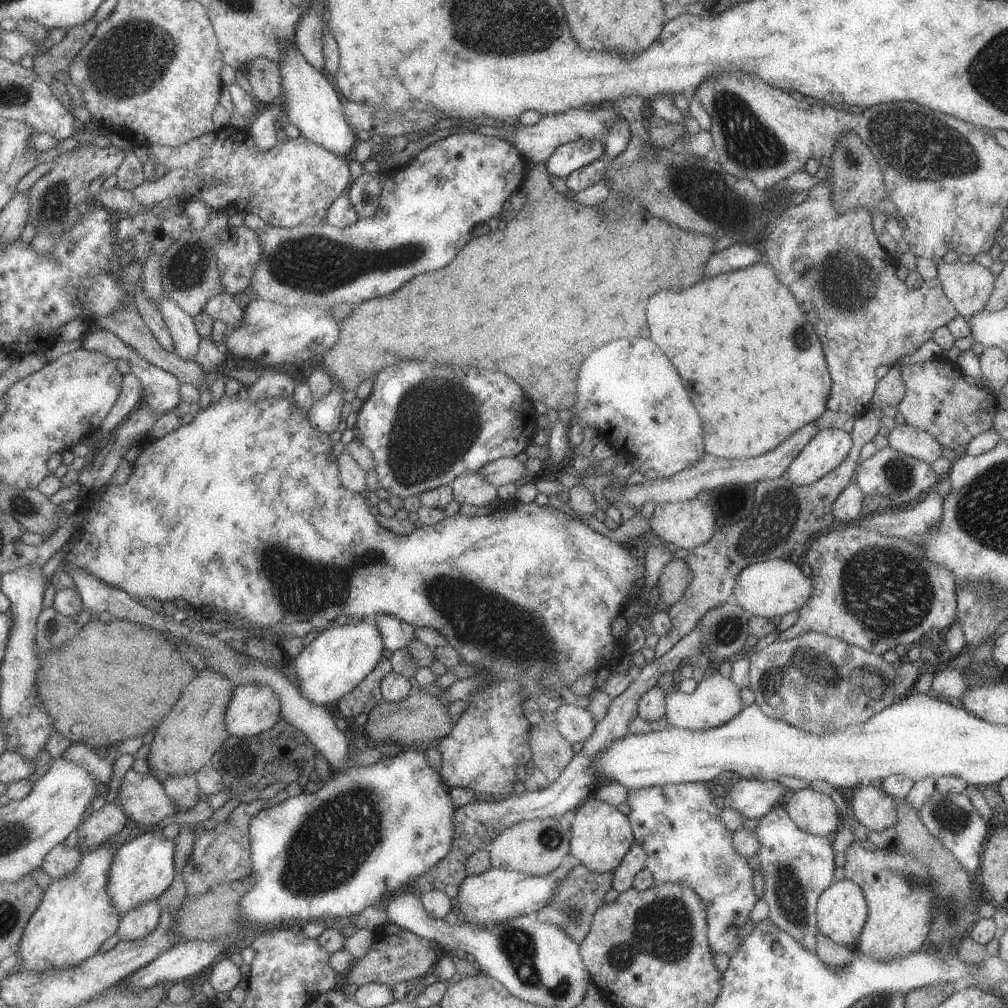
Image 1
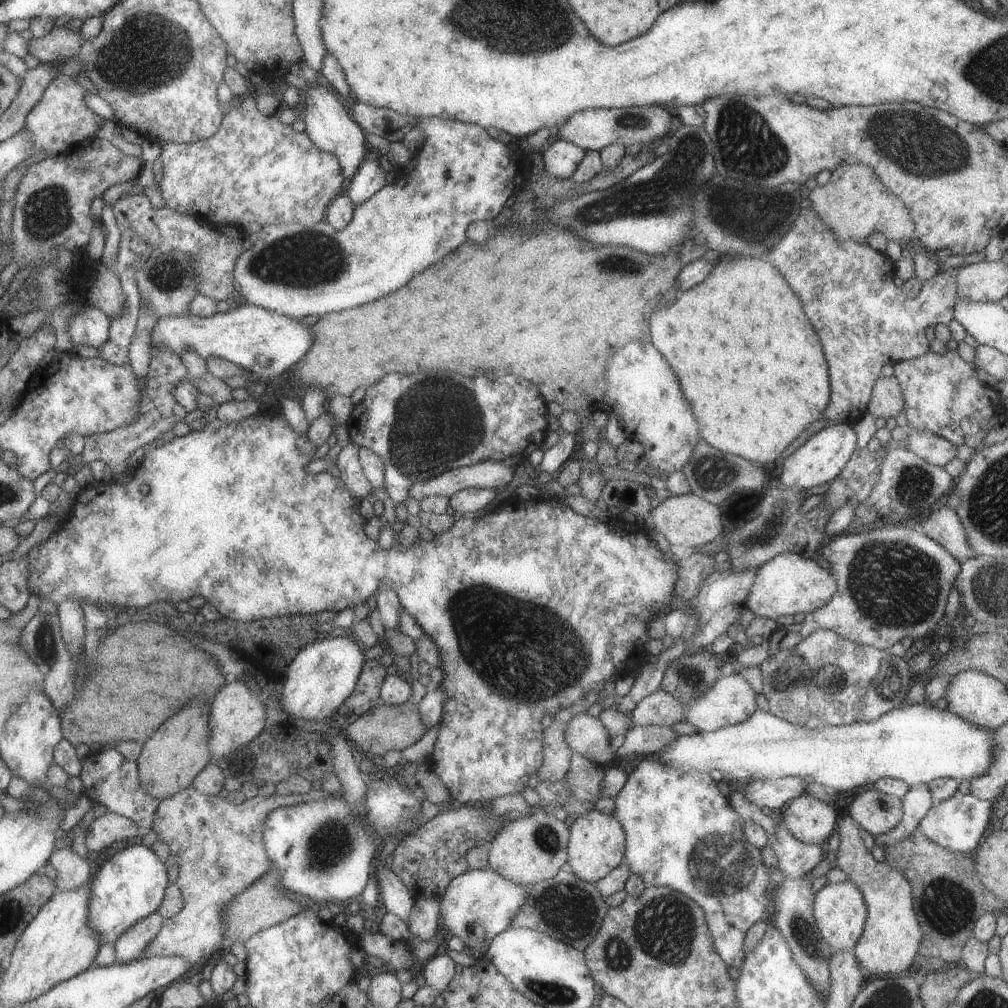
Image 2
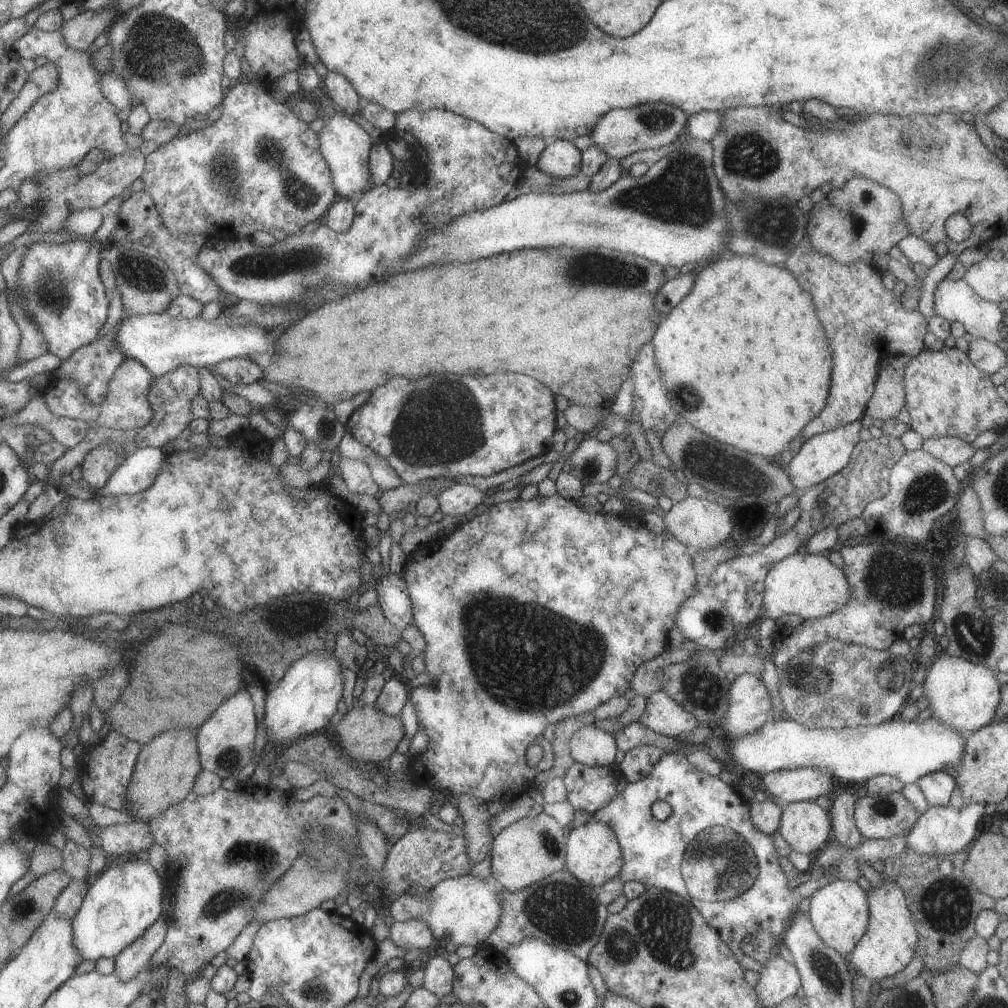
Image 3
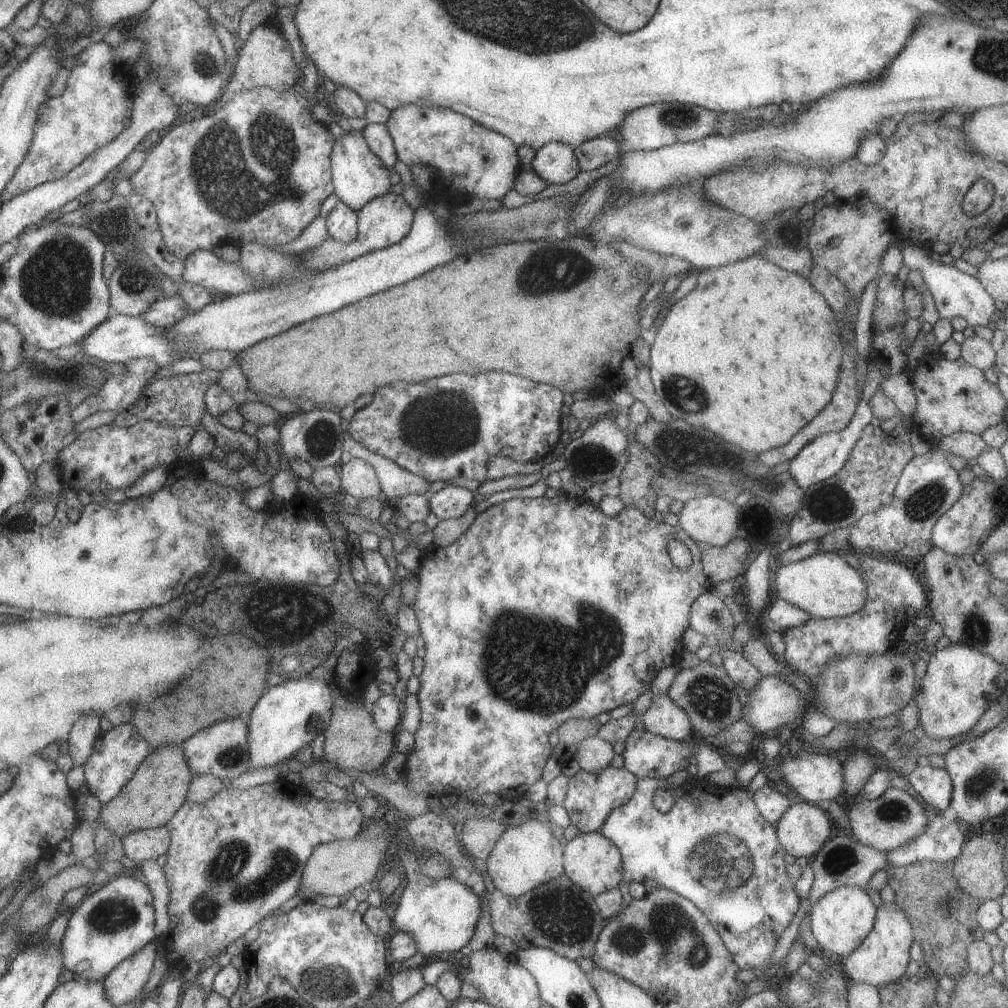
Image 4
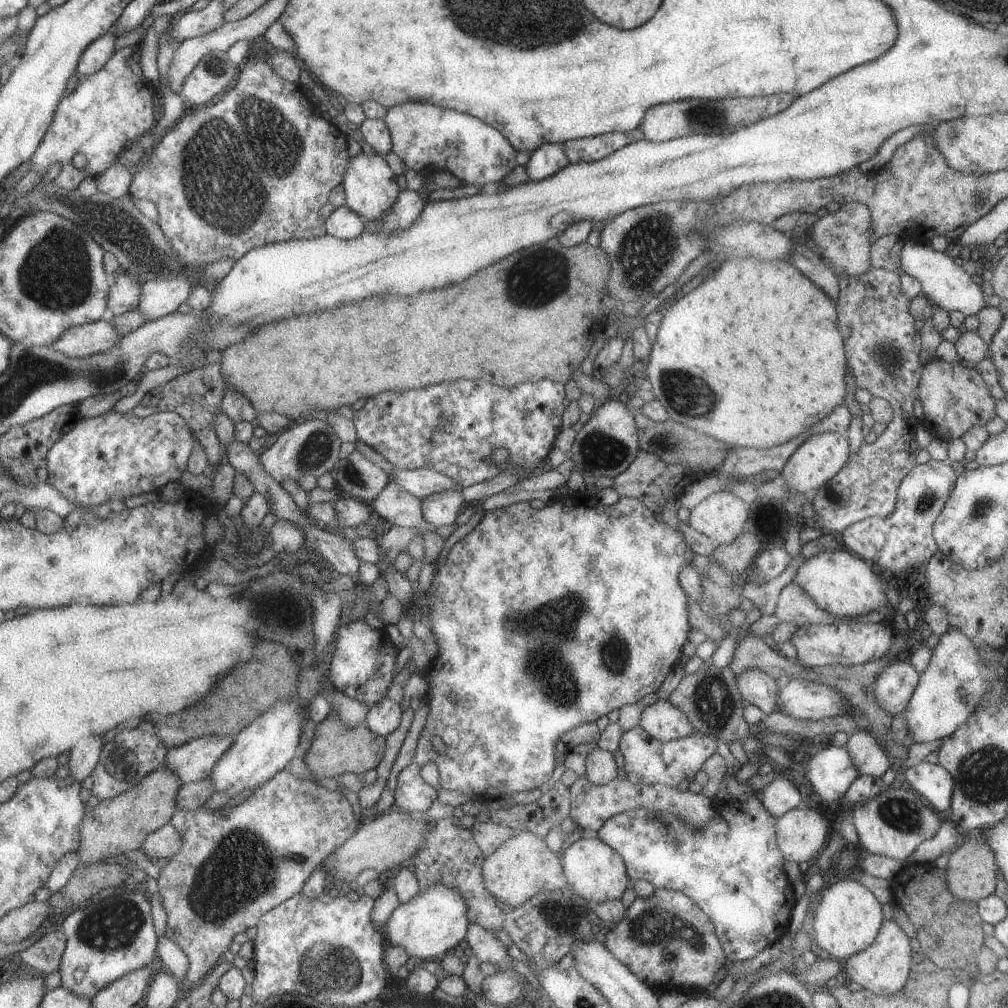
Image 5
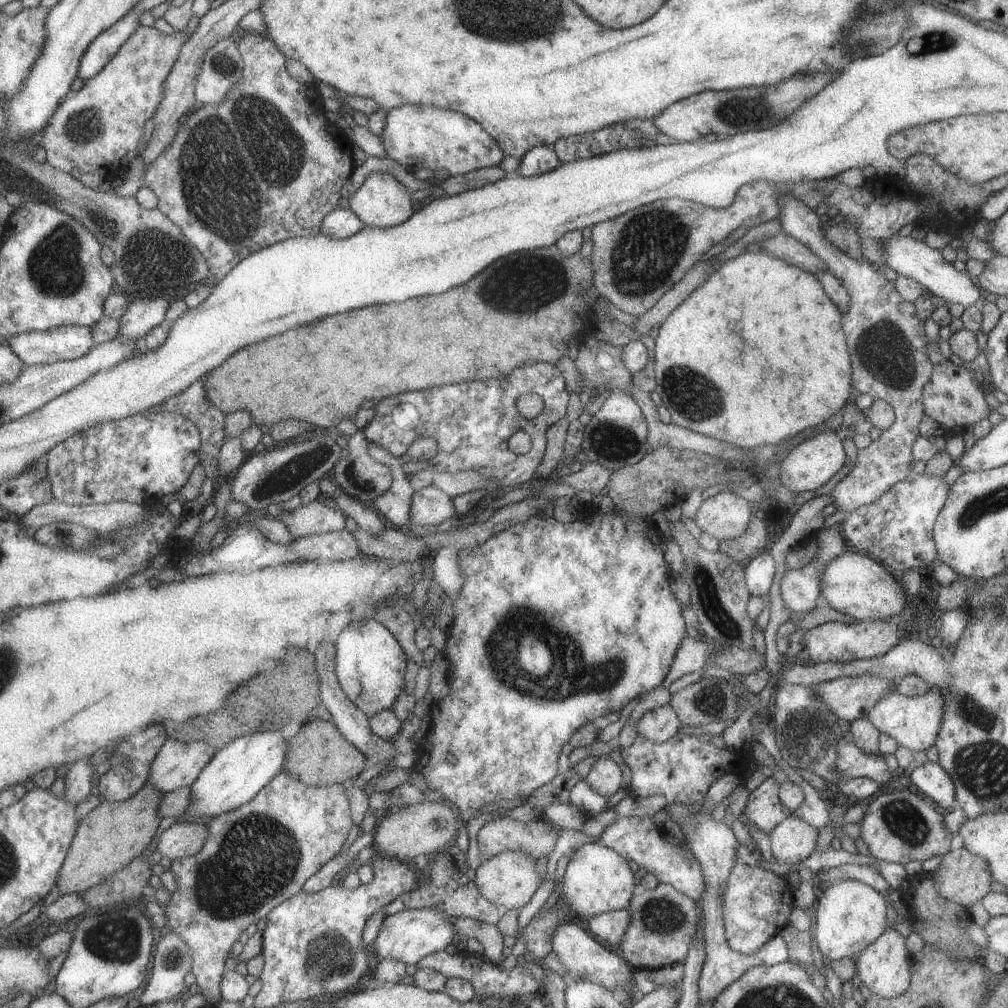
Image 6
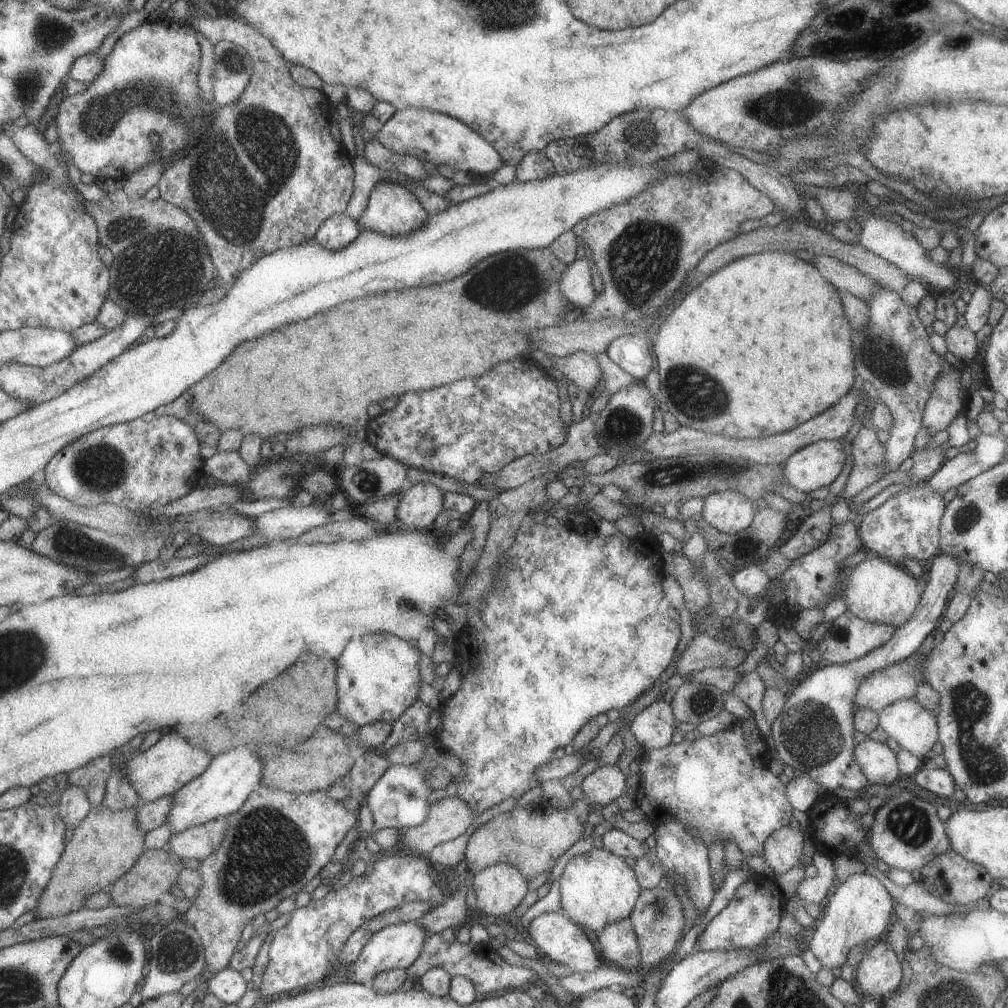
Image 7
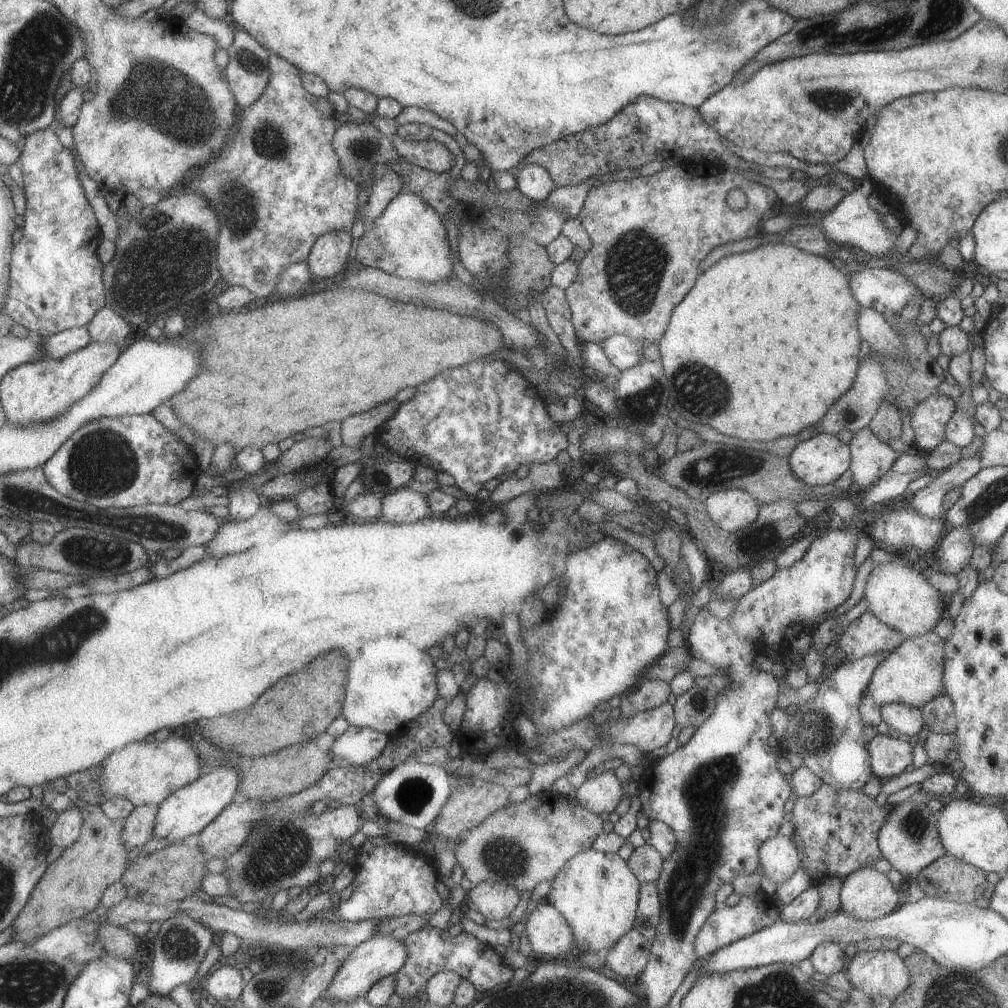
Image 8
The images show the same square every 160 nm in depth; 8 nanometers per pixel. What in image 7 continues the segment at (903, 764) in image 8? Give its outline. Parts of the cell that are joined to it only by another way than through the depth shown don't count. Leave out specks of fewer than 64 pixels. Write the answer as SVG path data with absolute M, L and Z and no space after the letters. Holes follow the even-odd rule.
M866 738L854 746L853 758L870 784L889 785L901 776L896 754L885 743Z

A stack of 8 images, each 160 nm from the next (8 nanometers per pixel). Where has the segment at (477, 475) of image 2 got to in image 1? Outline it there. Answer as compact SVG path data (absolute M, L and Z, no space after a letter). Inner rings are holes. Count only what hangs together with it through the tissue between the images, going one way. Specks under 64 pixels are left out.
M499 457L476 470L476 473L497 489L498 486L509 482L521 483L523 470L523 457Z

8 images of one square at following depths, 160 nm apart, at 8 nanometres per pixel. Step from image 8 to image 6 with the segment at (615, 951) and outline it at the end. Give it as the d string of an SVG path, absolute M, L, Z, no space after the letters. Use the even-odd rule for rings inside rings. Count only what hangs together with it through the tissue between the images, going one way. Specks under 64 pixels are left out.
M617 909L606 913L592 916L587 920L587 930L595 936L601 938L603 942L615 946L620 940L630 921L630 914L627 909Z

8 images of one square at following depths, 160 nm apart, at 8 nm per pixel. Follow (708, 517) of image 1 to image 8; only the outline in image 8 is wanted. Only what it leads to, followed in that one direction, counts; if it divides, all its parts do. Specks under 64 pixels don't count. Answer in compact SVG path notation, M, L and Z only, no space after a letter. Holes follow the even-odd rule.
M741 489L710 494L702 503L712 521L726 531L736 531L753 522L759 505L750 494Z

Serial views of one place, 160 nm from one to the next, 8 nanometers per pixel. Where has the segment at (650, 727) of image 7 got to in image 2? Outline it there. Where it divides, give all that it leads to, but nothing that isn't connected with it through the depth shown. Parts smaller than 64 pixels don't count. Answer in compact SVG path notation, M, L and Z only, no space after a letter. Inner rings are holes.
M662 689L647 694L629 714L632 724L670 727L683 721L683 705Z

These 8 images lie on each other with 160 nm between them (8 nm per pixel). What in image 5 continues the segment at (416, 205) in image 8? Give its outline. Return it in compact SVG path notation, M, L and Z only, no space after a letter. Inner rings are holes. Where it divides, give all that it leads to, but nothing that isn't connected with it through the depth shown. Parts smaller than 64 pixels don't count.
M363 151L350 158L343 175L344 204L365 221L377 221L387 213L400 193L395 183L396 171L387 166L379 154L366 154Z

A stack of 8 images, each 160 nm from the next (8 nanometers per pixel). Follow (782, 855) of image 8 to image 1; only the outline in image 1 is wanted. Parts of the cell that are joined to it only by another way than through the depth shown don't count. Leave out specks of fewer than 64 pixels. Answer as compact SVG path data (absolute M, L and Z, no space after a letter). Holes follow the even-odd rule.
M812 788L789 792L783 807L799 830L813 836L830 838L839 822L831 797Z

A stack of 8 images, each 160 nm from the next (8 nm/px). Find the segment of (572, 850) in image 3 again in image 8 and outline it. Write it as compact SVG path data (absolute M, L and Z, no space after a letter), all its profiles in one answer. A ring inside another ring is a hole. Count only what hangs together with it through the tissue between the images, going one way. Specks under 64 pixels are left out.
M585 849L576 855L573 855L561 868L557 871L557 874L550 880L550 891L546 899L549 903L553 905L560 913L561 916L567 921L567 924L570 926L572 937L574 940L573 954L572 956L579 956L583 953L604 953L622 934L625 934L628 930L634 928L635 915L638 905L638 892L640 889L641 883L635 878L633 872L628 867L628 864L621 859L617 853L604 853L601 851L596 851L591 849Z

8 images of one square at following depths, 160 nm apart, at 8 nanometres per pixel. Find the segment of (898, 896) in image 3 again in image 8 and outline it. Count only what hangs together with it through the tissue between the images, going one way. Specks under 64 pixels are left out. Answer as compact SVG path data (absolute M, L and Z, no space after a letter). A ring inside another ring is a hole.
M875 949L856 952L845 966L846 975L853 989L859 989L870 998L885 996L893 1000L910 985L910 974L903 962L903 956L896 951Z

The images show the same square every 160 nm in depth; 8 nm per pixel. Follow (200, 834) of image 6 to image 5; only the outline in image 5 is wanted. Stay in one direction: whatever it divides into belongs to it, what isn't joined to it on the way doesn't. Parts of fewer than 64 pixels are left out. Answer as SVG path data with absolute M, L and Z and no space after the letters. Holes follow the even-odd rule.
M169 823L148 834L141 843L140 850L147 858L171 858L181 850L180 832Z

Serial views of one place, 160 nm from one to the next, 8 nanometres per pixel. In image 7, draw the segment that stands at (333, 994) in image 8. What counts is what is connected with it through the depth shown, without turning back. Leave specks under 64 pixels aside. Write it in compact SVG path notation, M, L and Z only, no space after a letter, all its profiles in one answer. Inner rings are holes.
M407 921L380 928L369 935L367 942L360 948L356 959L351 963L347 982L360 985L369 984L372 977L389 969L405 970L419 955L427 933L414 921Z

